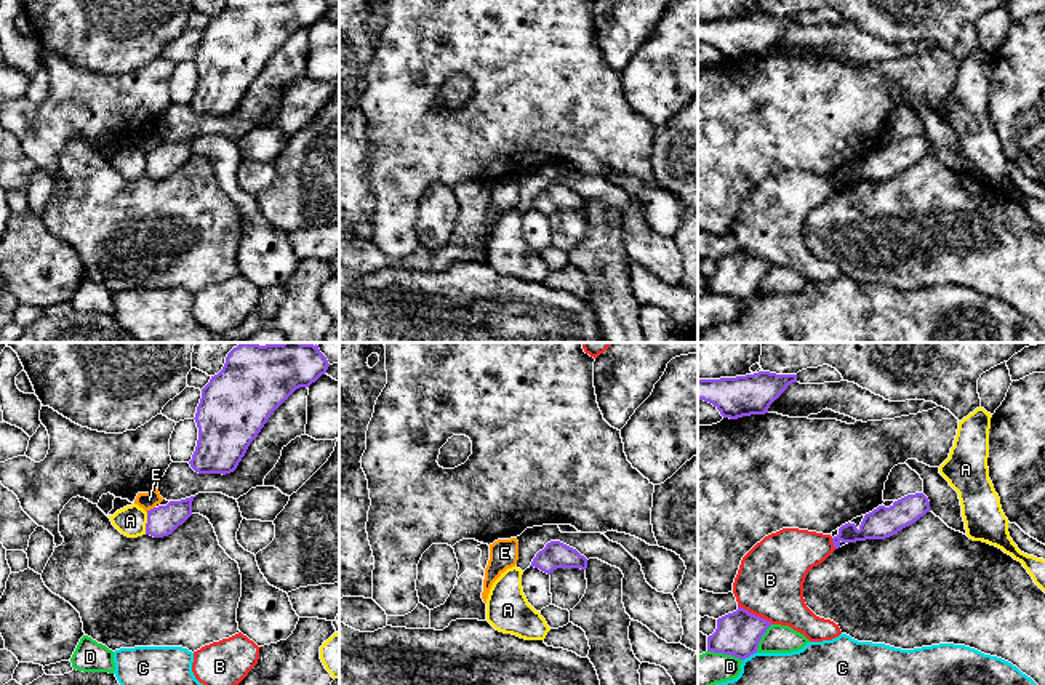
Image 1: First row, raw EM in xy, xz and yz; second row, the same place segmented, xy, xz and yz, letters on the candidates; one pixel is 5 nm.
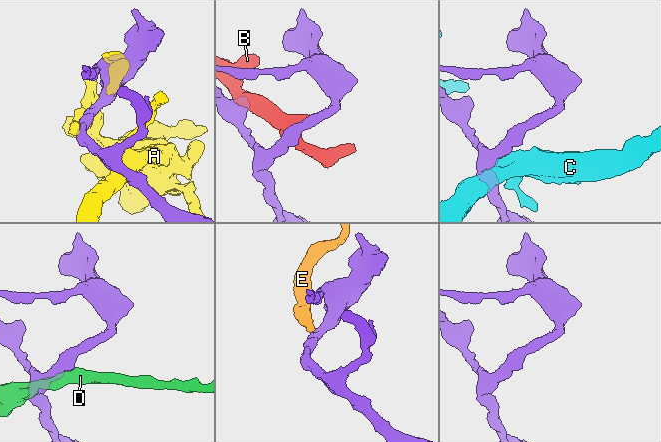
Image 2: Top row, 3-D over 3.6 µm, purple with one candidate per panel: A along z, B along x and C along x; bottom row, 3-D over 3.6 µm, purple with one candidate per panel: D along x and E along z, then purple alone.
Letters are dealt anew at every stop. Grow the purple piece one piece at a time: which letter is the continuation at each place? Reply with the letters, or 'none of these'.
none of these

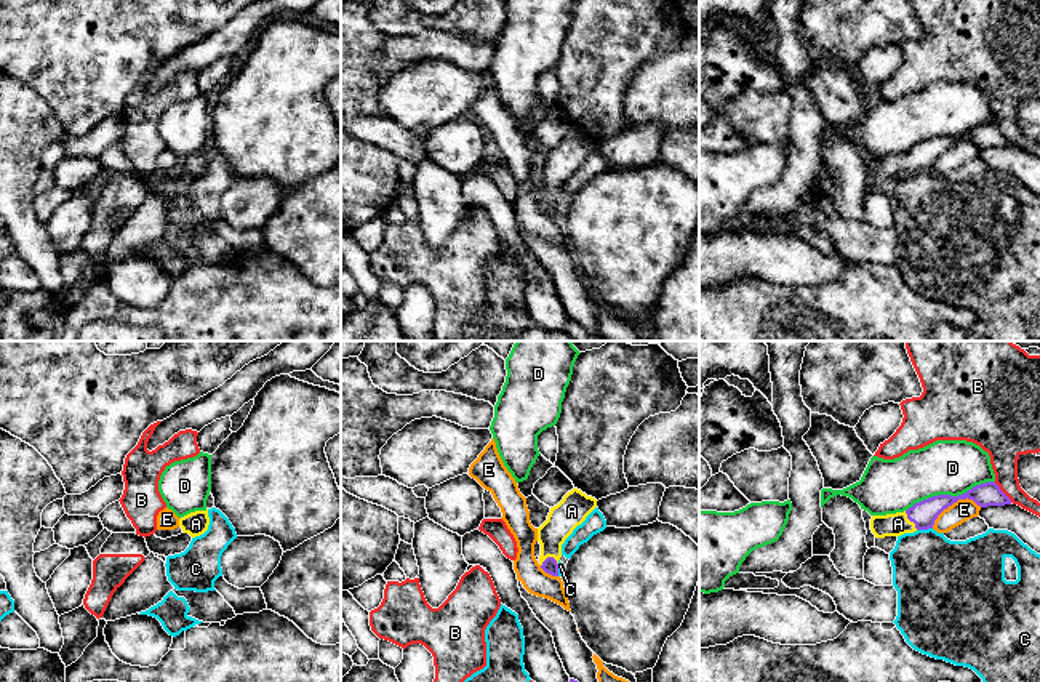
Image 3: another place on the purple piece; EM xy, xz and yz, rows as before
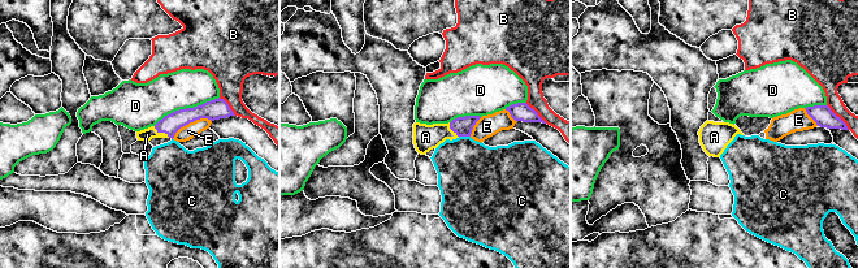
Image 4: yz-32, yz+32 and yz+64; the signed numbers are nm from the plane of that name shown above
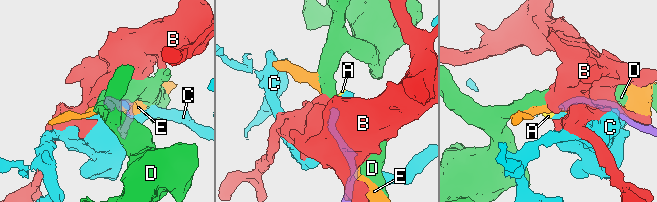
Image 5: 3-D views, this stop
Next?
A

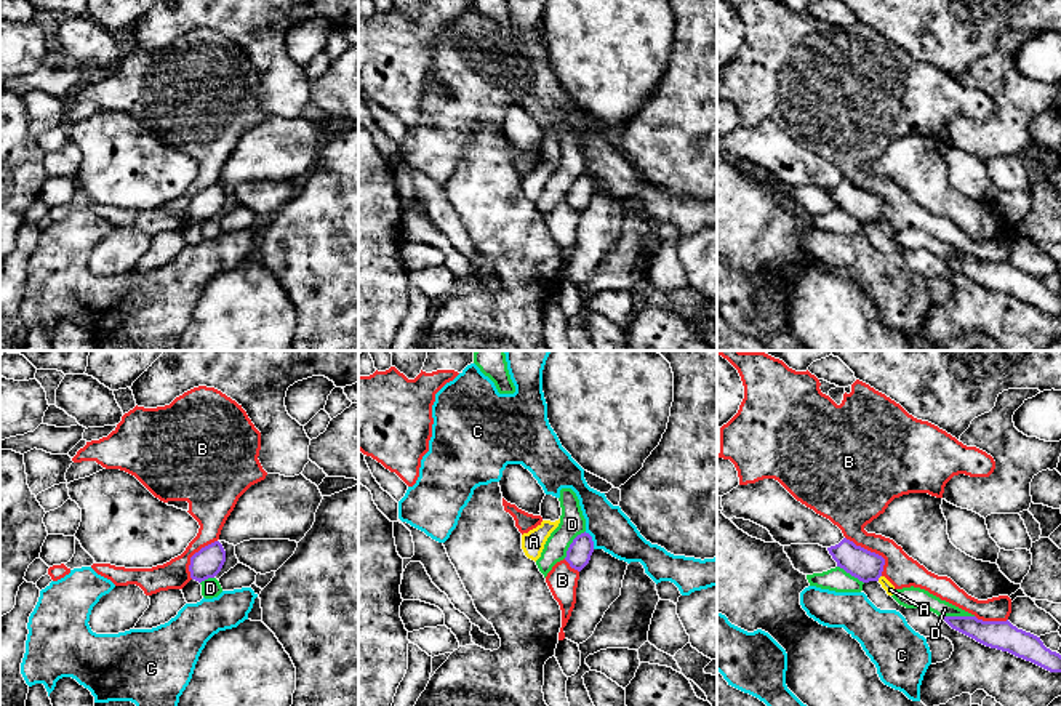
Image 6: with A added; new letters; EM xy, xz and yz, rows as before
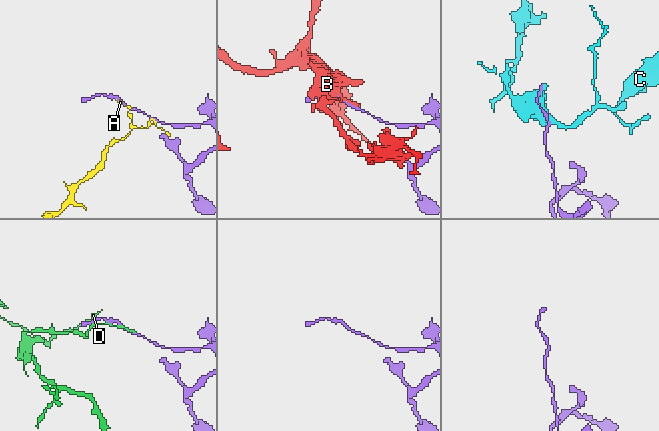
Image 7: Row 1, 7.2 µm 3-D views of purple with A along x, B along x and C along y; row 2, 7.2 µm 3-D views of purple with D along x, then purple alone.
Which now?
none of these

